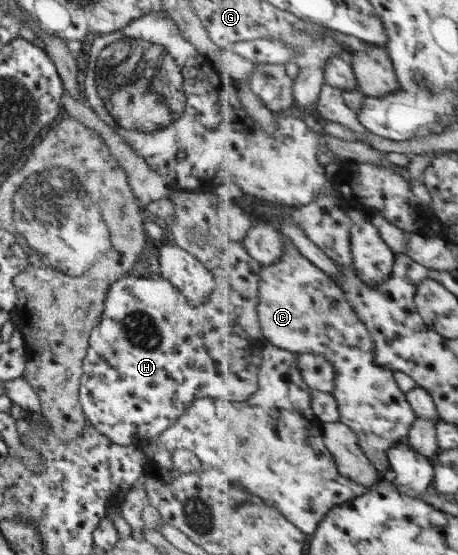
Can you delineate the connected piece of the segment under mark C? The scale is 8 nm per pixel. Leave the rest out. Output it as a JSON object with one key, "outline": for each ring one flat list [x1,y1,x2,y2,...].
{"outline":[[282,233,282,236,285,246,282,258,277,263,265,266,259,280,257,312,264,332,264,341,296,354,324,355,333,362,338,378,336,390,332,393,339,406,340,421,356,432,362,451,373,462,380,478,388,479,391,470,388,451,408,439,413,424,419,419,417,412,414,412,406,393,399,388,395,372,377,363,376,343,372,340,366,324,358,318,358,313,354,312,354,305,346,296,344,288,329,273,305,257,287,234]]}

